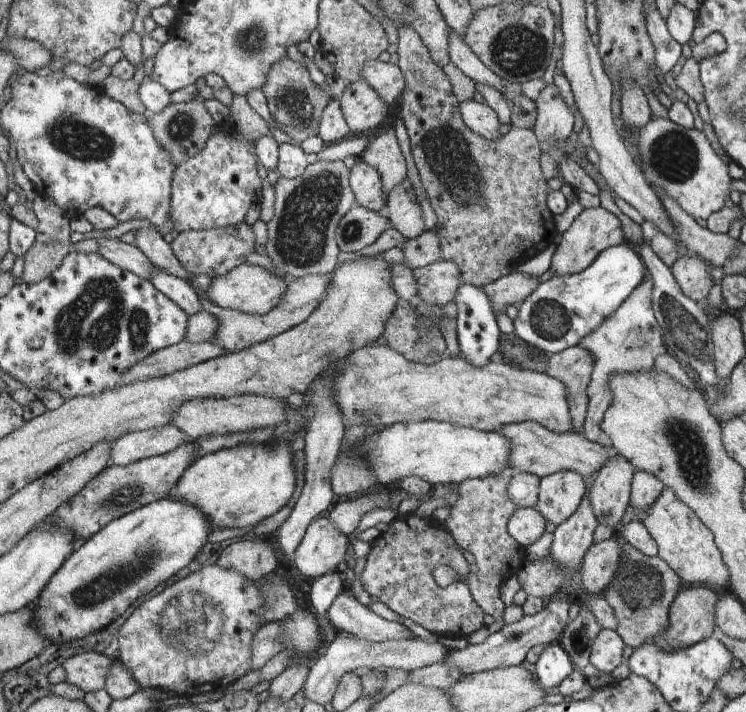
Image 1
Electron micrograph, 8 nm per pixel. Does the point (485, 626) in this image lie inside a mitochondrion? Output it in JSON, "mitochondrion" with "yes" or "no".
{"mitochondrion":"no"}

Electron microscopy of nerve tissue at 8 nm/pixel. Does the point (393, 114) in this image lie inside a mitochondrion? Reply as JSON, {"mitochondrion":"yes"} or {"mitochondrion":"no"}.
{"mitochondrion":"no"}

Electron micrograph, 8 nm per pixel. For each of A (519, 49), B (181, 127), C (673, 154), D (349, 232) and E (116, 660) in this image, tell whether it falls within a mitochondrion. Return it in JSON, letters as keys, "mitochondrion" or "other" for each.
{"A":"mitochondrion","B":"mitochondrion","C":"mitochondrion","D":"mitochondrion","E":"other"}

